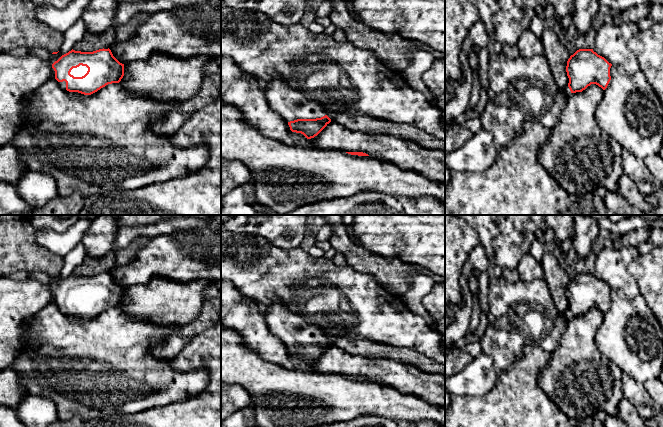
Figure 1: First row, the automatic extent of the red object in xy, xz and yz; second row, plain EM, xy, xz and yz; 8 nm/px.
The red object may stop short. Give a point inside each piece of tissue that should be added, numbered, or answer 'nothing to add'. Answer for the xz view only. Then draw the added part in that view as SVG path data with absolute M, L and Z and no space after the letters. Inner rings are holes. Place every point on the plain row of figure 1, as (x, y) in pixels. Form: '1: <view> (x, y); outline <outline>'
1: xz (291, 328); outline M269 293L268 297L272 302L266 307L266 323L270 331L287 346L326 339L321 327L311 325L303 317L292 313L273 293Z

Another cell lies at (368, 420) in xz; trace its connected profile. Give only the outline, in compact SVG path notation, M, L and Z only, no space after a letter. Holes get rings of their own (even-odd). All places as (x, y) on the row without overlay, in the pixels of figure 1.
M365 414L353 420L333 422L315 427L443 427L434 421L397 421L391 418Z

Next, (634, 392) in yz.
M625 373L621 377L621 385L624 399L628 400L635 407L637 413L644 420L650 421L655 412L651 397L644 385Z

